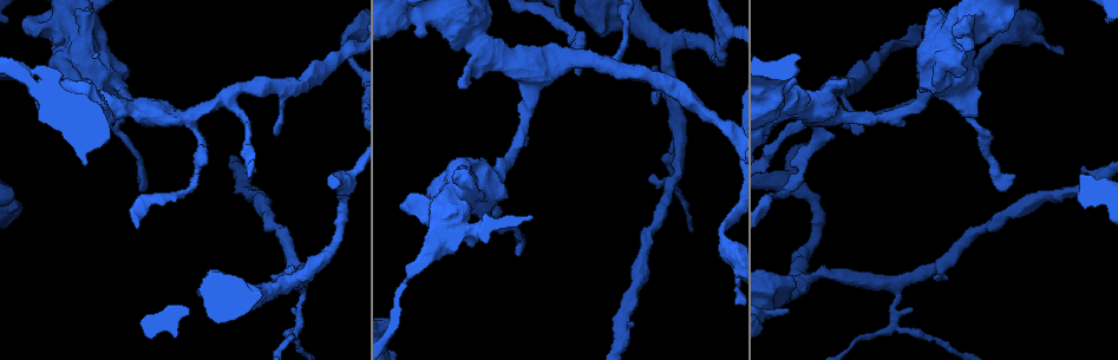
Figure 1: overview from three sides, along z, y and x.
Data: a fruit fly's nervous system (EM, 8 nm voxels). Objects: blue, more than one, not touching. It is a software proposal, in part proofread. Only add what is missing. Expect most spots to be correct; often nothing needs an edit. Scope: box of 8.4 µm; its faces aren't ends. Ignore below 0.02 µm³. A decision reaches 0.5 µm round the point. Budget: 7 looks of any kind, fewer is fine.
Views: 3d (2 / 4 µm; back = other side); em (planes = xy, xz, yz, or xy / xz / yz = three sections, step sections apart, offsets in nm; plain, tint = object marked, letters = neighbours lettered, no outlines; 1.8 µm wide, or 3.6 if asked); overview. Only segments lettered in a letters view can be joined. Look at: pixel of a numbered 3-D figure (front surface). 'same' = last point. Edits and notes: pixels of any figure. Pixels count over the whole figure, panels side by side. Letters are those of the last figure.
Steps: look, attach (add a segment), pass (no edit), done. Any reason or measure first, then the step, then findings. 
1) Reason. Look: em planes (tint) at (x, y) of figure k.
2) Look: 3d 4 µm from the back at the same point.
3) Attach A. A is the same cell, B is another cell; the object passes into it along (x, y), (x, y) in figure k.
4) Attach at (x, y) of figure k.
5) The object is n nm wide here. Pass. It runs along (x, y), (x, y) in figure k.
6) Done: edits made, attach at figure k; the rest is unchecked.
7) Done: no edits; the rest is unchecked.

Abrupt turn. Look: em planes (tint) at (299, 330) of figure 1.

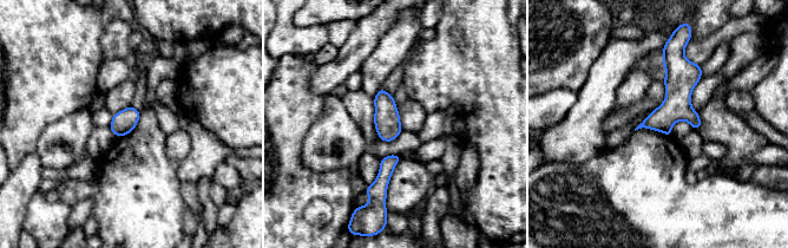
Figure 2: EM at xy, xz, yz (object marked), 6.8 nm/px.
What lies round it. Look: em planes (letters) at the same point.

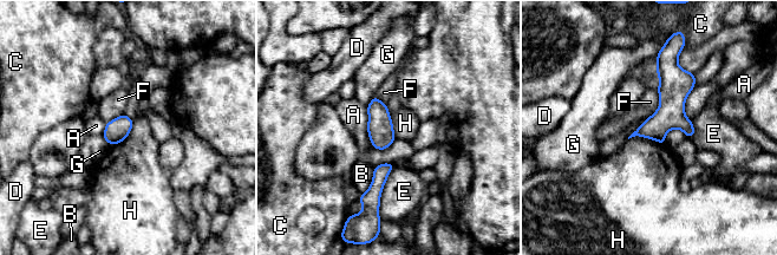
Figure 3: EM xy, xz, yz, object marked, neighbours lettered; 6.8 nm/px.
The object is 160 nm wide here; the longest contact is with E, 360 nm. Pass. A, B, C, D, E, F, G and H are other cells; no lettered segment goes on from it.

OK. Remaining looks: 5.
Thin end. Look: 3d 4 µm at (785, 308) of figure 1.

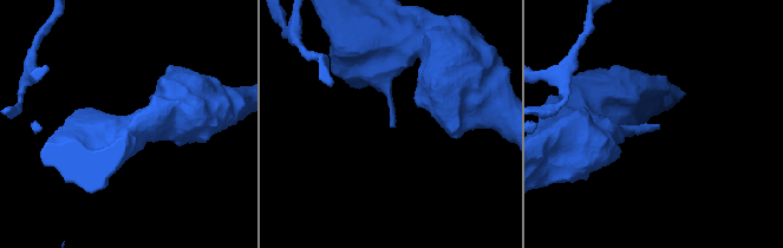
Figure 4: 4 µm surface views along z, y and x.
Look: em planes (tint) at (658, 124) of figure 4.

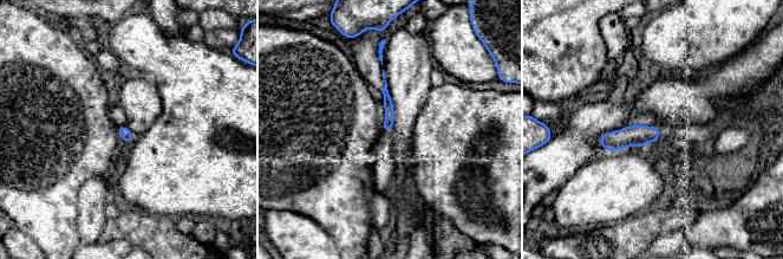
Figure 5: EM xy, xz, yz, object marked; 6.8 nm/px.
Look: em planes (letters) at the same point.

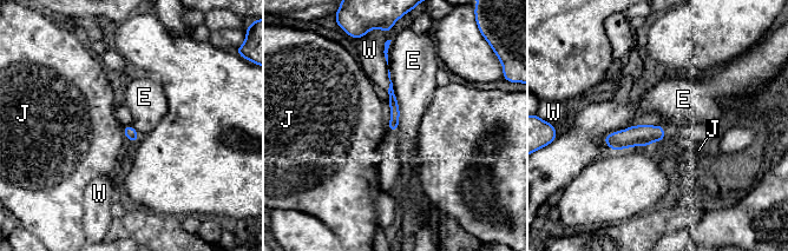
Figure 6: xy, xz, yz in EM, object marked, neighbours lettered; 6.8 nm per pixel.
Pass. E, J and W are other cells; none of them fits.

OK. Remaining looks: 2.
Done: no edits; the rest is unchecked.

